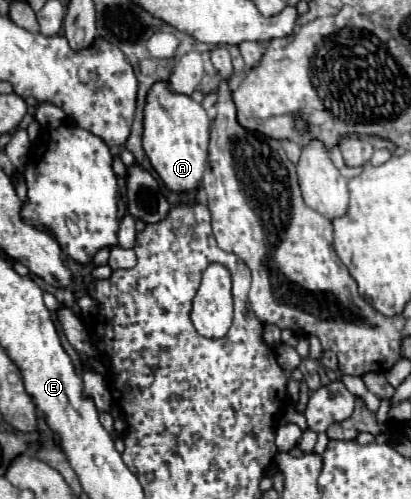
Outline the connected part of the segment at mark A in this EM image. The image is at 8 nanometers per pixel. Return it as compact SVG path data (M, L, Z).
M159 81L149 91L143 125L145 153L165 187L173 193L195 191L203 181L209 159L209 119L205 109L191 97L173 93L167 83Z

